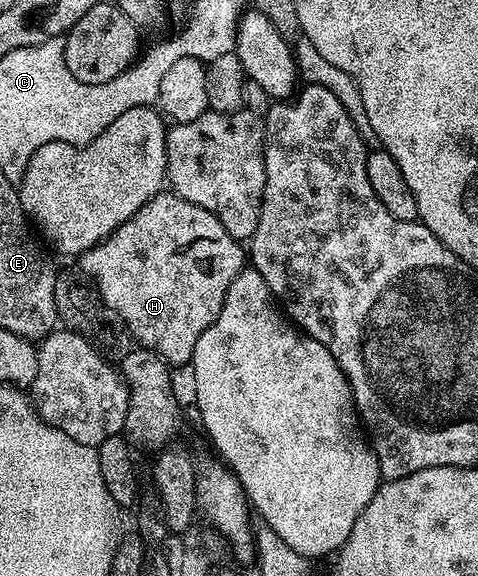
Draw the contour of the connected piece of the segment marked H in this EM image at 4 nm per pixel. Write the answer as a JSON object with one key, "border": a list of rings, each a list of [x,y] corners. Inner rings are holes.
{"border":[[[163,191],[144,203],[132,219],[112,231],[99,245],[81,254],[81,261],[81,272],[98,290],[102,302],[121,317],[129,336],[141,348],[158,354],[167,365],[177,367],[193,362],[196,339],[200,339],[216,315],[220,315],[228,287],[232,287],[232,281],[242,272],[248,257],[216,215],[204,211],[204,207],[196,207],[196,203],[188,203],[173,191]]]}

